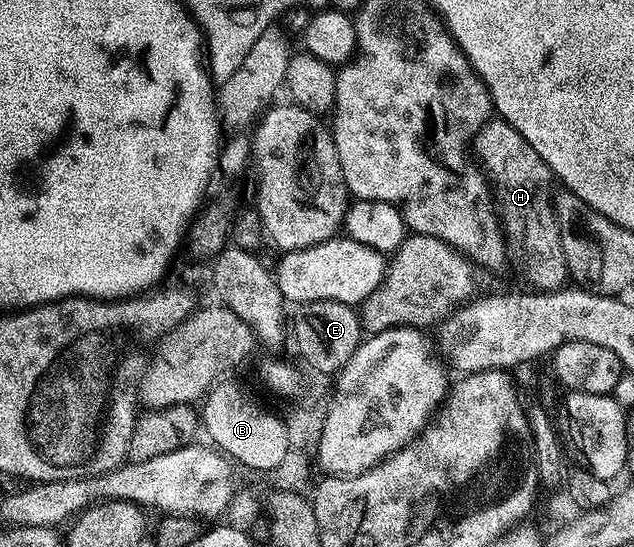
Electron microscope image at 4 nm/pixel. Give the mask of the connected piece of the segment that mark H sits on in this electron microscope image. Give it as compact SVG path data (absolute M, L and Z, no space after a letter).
M499 117L489 119L478 129L470 151L490 188L510 267L512 263L513 269L532 286L529 288L533 292L561 290L570 276L552 193L554 176L546 161L534 153L530 141L526 141L518 129Z

